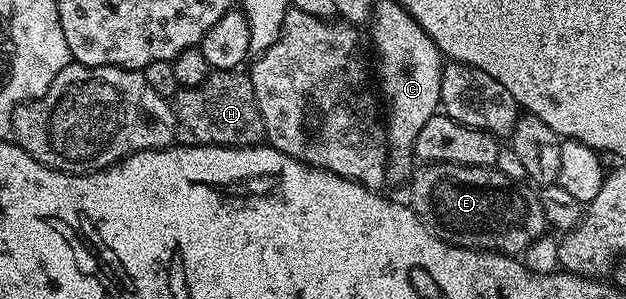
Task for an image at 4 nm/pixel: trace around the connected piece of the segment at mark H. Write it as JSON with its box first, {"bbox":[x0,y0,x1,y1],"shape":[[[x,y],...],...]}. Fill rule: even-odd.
{"bbox":[171,71,265,148],"shape":[[[210,71],[199,86],[180,89],[171,103],[177,123],[177,140],[182,145],[252,148],[265,140],[265,127],[255,102],[255,90],[244,71]]]}

